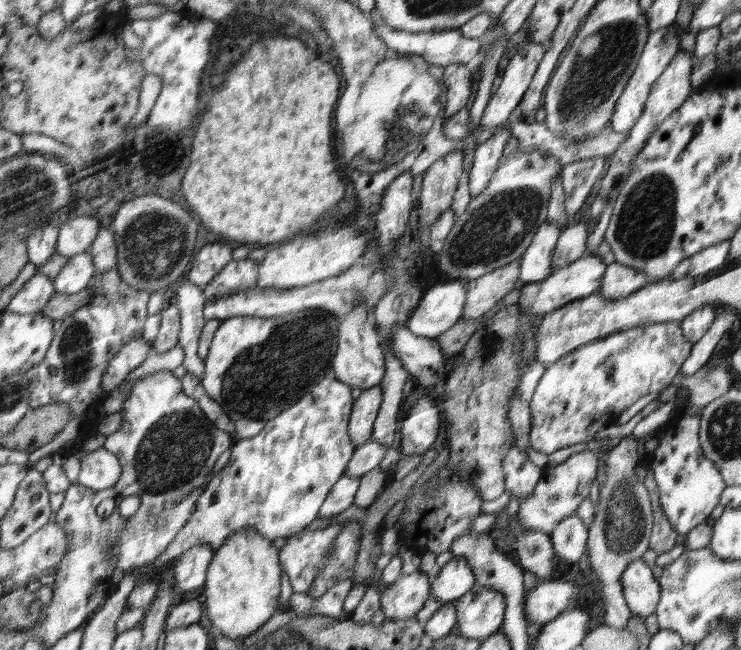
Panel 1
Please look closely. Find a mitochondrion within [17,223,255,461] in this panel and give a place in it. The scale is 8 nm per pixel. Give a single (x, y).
(76, 346)

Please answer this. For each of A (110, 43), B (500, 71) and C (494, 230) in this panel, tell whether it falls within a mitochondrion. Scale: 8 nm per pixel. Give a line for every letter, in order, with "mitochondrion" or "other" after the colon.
A: other
B: other
C: mitochondrion

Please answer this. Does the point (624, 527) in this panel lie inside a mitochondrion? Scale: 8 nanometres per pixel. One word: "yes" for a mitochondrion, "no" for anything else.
yes

